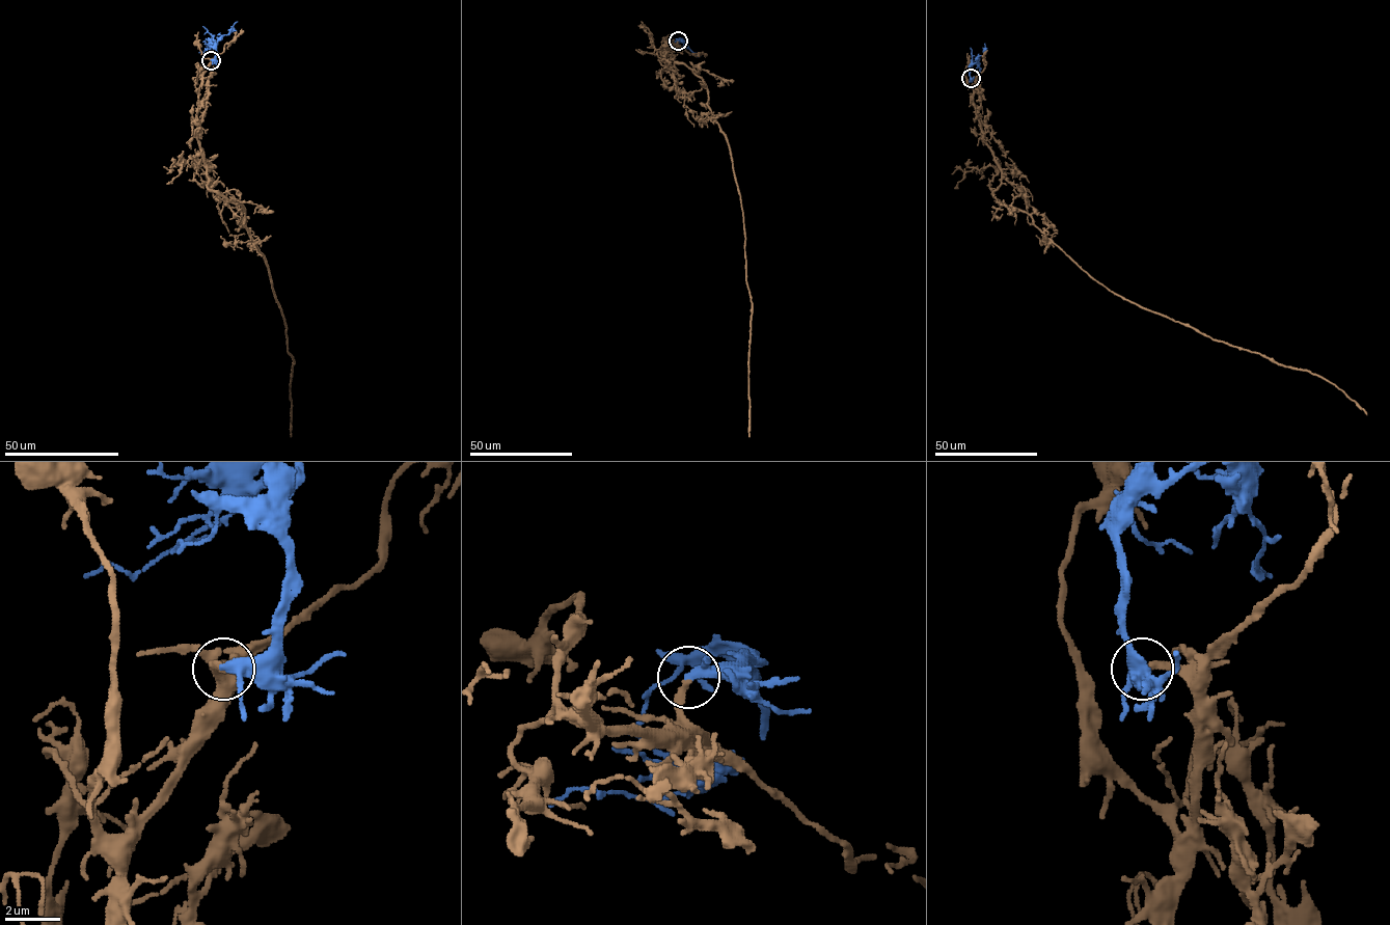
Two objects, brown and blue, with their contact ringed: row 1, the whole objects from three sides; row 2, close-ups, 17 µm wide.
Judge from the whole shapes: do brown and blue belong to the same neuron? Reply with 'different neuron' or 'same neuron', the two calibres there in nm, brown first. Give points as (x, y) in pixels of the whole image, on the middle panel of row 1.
same neuron | 260/300 nm

